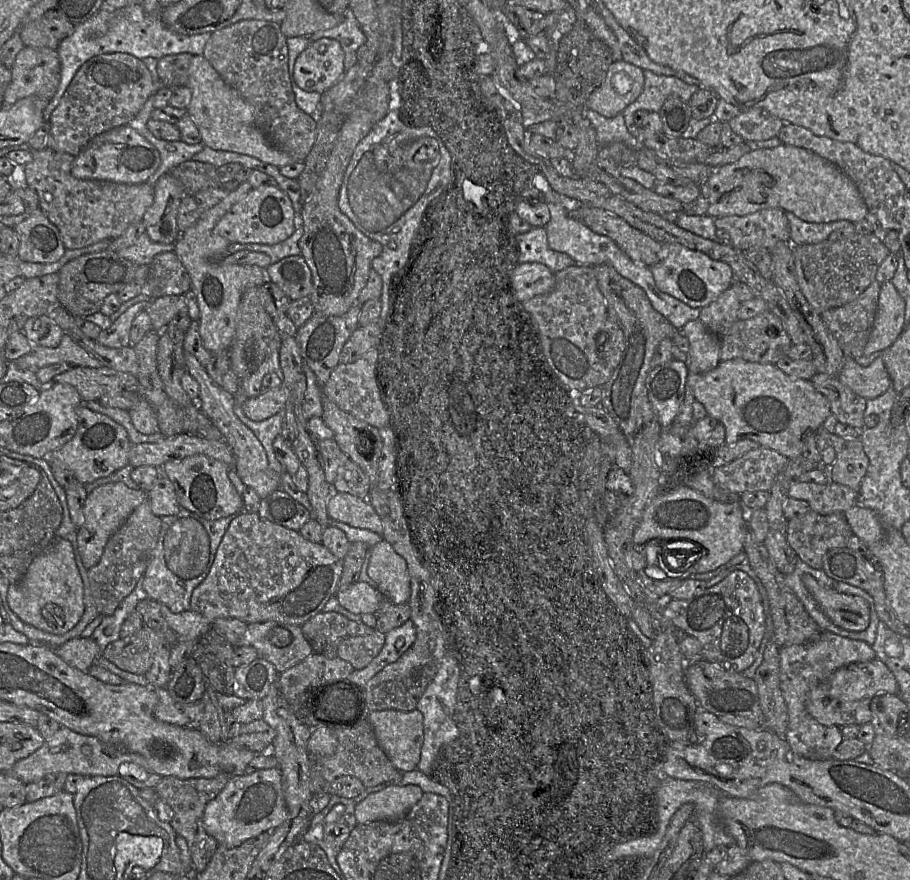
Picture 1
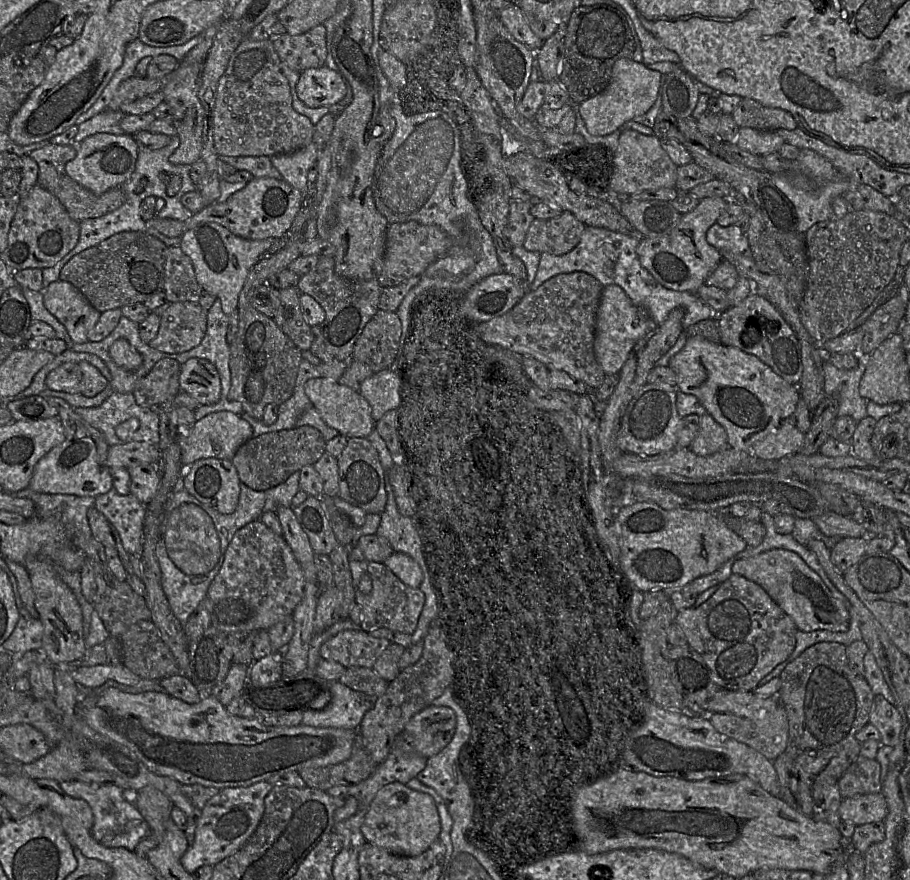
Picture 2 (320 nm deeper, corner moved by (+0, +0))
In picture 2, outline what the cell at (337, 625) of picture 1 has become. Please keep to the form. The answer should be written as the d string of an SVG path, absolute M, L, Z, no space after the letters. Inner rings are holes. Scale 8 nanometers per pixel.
M343 630L322 644L320 655L345 668L372 668L389 644L390 641L372 637L366 631Z

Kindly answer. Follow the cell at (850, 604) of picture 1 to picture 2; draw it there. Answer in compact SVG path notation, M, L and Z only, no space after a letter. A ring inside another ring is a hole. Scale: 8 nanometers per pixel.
M772 549L743 558L734 562L732 573L760 585L772 600L791 617L798 630L846 632L849 629L850 614L846 606L834 597L820 576L795 552Z

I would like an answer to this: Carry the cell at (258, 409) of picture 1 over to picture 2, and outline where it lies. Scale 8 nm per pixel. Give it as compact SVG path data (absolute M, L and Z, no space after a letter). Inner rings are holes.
M313 378L305 383L305 393L324 422L339 434L347 438L367 438L375 428L376 422L372 418L371 407L360 392L334 380Z

